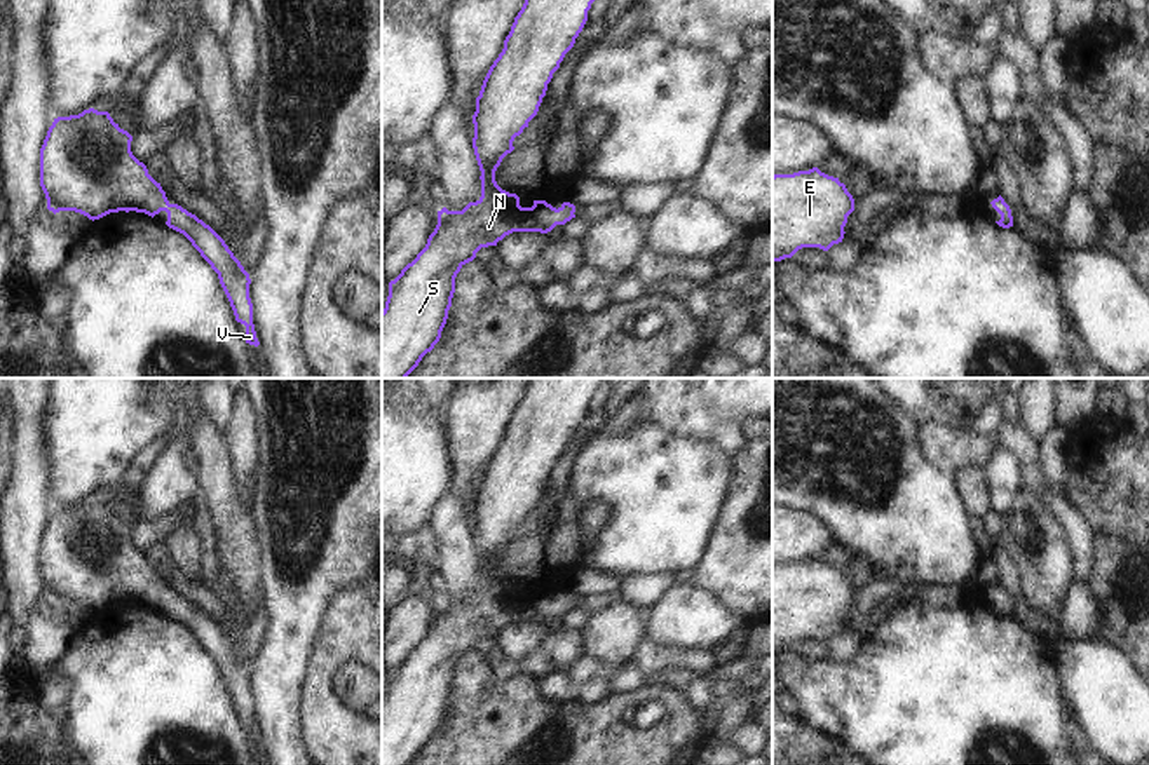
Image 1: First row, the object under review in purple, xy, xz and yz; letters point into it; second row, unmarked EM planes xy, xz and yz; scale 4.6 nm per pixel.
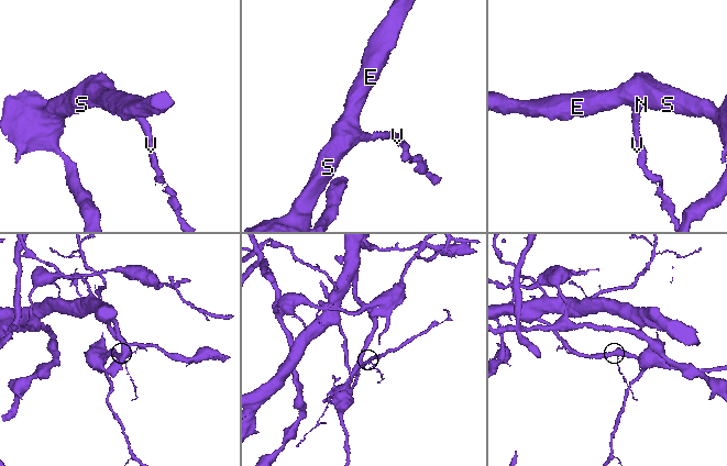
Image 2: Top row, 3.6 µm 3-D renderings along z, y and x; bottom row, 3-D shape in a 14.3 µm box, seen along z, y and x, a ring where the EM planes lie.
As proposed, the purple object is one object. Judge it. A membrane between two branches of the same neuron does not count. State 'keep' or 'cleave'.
keep

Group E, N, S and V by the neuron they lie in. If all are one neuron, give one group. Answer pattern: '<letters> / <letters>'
E N S V

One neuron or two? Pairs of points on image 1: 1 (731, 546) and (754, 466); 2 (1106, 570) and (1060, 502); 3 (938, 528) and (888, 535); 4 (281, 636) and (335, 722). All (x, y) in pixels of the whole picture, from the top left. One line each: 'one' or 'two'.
1: one
2: two
3: one
4: two

